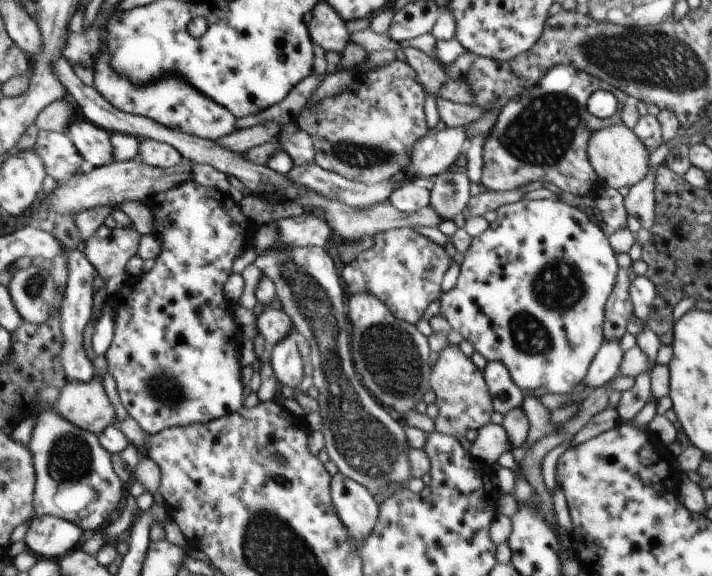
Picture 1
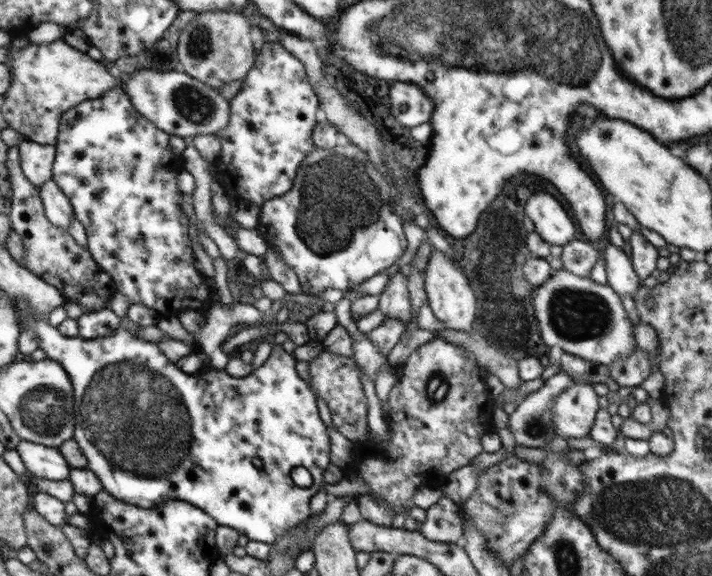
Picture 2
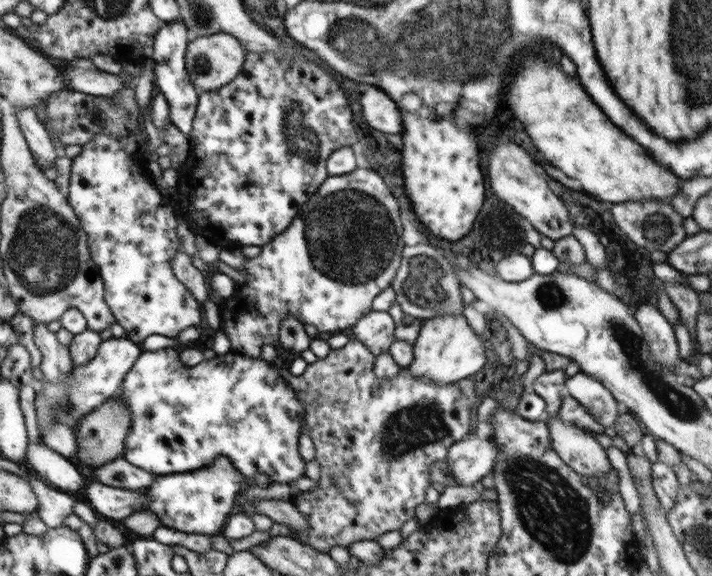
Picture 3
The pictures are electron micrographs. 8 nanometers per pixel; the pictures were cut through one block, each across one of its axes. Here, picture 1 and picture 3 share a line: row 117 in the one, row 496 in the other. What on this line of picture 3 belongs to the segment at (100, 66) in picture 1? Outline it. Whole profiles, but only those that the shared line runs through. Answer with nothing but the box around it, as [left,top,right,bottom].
[143,458,246,534]

